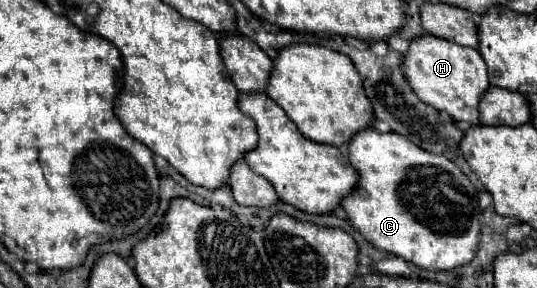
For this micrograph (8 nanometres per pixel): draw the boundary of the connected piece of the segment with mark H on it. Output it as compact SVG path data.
M422 34L410 42L410 48L402 56L402 72L424 104L450 114L454 120L478 124L478 100L490 84L486 64L480 60L476 48L458 46L444 38Z

